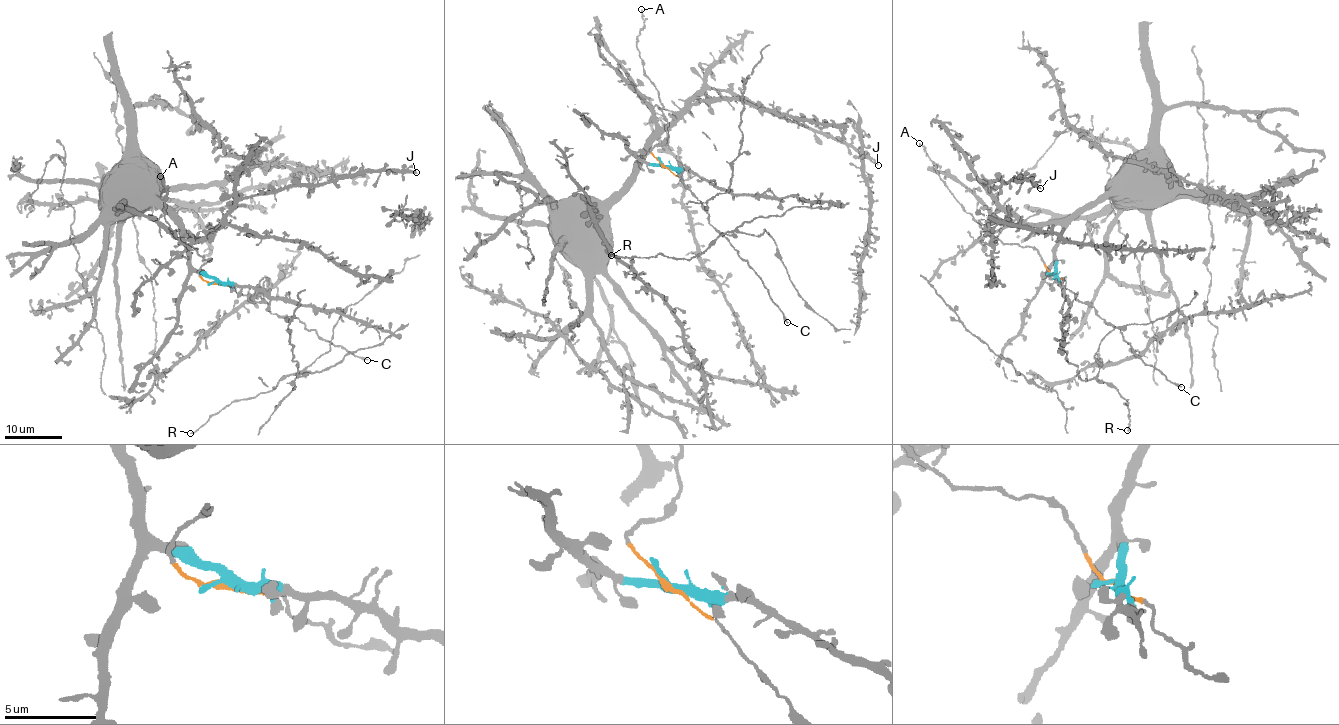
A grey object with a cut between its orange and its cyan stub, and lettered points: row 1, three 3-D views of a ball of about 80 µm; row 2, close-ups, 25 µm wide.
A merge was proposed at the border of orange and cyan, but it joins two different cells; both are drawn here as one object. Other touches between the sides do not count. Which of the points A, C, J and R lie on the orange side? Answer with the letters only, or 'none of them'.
A, C

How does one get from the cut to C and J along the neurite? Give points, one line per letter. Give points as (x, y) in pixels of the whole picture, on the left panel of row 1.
C: (214, 282), (230, 284), (234, 291), (252, 301), (263, 301), (272, 313), (296, 317), (322, 339), (367, 360)
J: (214, 282), (188, 263), (183, 237), (202, 240), (243, 199), (317, 186), (359, 173), (409, 169), (417, 173)

